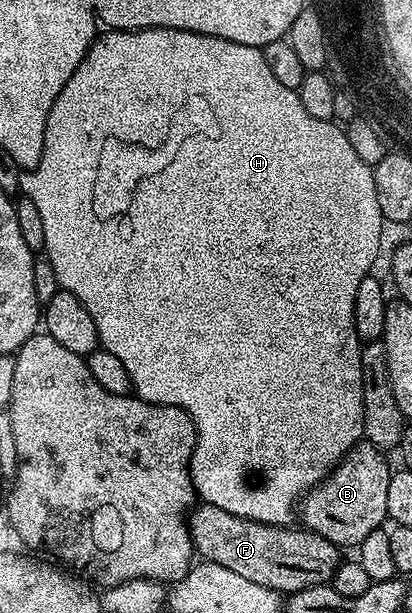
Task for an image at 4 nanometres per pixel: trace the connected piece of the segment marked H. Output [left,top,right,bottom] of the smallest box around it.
[19,27,386,524]

